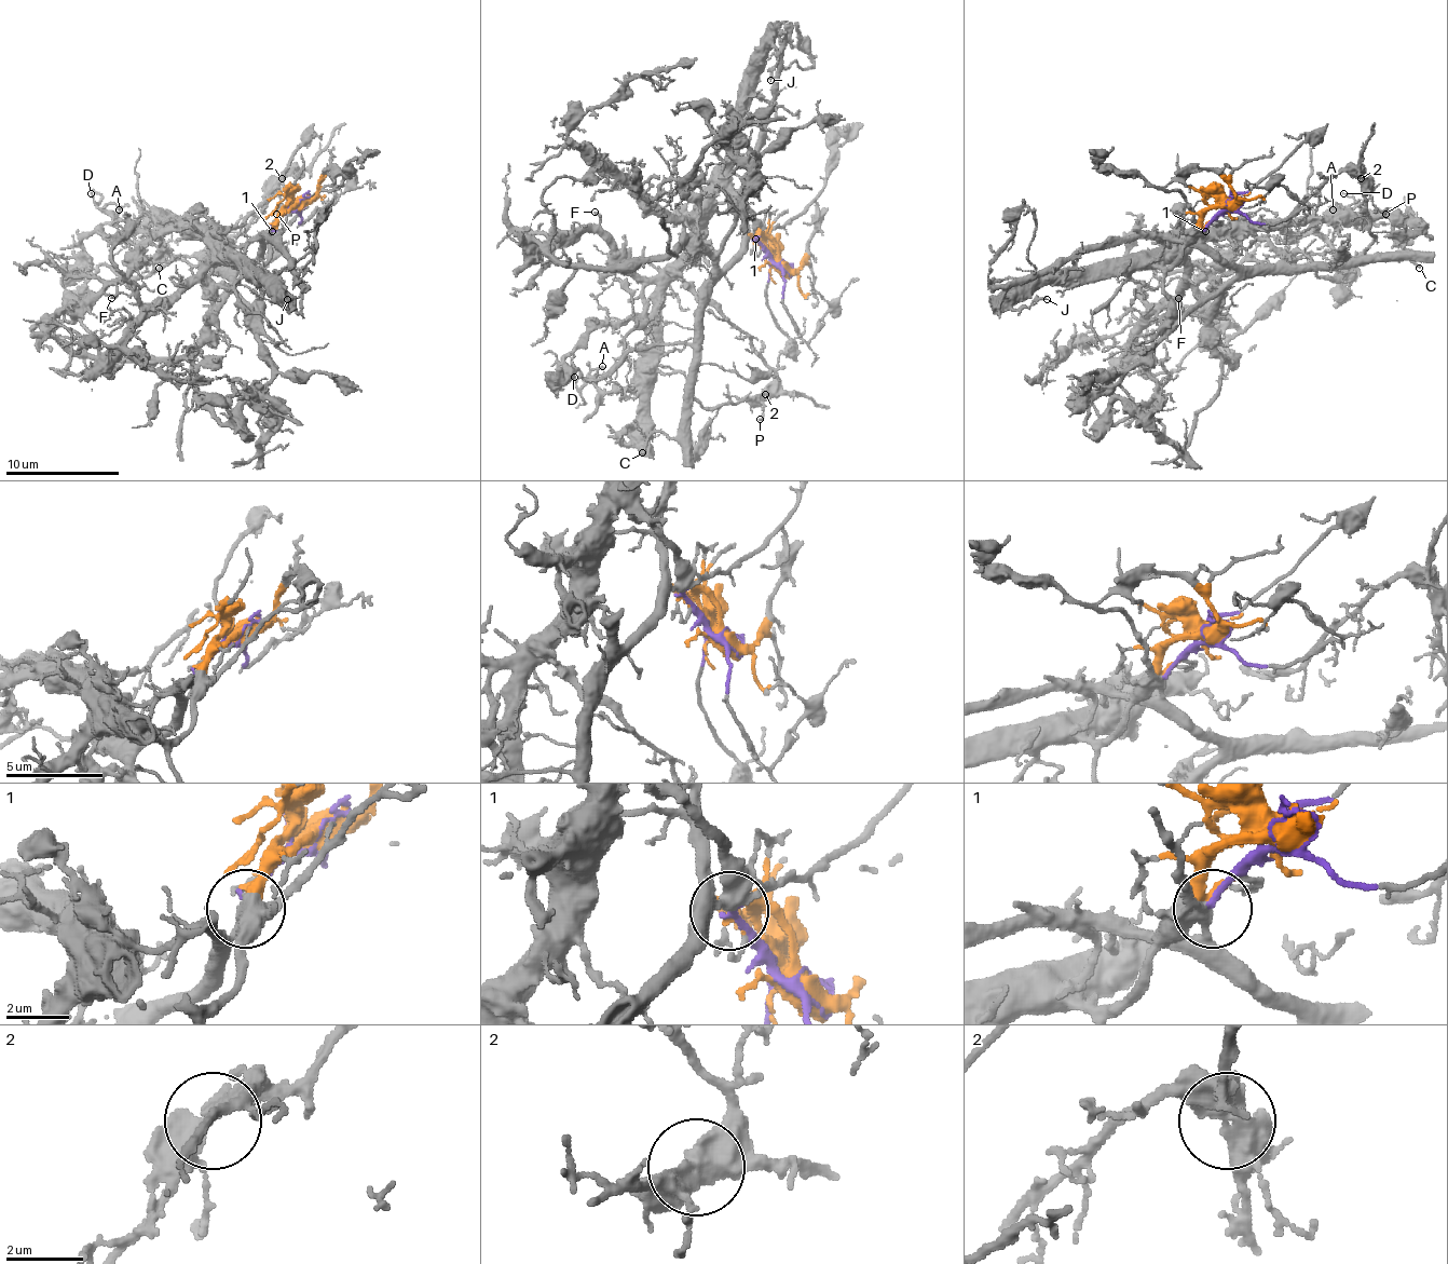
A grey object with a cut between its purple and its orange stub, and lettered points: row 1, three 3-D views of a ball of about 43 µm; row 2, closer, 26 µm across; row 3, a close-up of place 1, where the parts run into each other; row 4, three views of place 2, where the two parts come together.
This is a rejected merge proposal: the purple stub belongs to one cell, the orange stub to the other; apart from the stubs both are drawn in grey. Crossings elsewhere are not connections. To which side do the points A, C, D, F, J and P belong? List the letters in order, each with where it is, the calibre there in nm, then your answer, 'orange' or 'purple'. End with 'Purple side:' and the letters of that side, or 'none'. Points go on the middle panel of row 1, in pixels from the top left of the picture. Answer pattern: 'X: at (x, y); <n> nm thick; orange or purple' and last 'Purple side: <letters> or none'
A: at (602, 366); 160 nm thick; orange
C: at (642, 452); 170 nm thick; purple
D: at (574, 377); 130 nm thick; orange
F: at (595, 212); 160 nm thick; orange
J: at (770, 80); 200 nm thick; orange
P: at (760, 419); 160 nm thick; orange
Purple side: C

